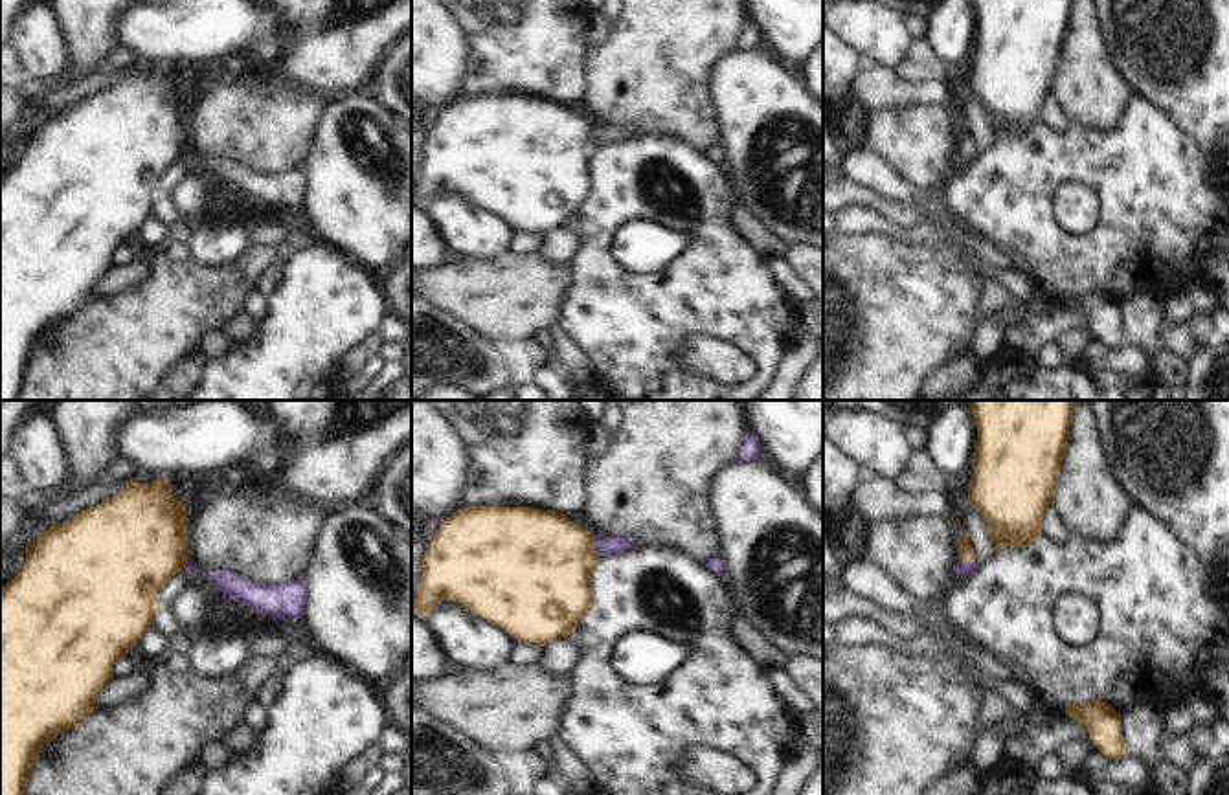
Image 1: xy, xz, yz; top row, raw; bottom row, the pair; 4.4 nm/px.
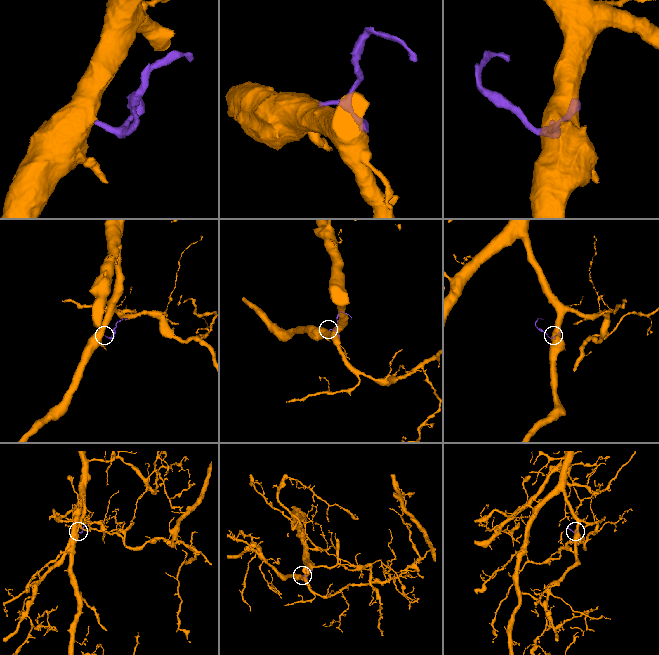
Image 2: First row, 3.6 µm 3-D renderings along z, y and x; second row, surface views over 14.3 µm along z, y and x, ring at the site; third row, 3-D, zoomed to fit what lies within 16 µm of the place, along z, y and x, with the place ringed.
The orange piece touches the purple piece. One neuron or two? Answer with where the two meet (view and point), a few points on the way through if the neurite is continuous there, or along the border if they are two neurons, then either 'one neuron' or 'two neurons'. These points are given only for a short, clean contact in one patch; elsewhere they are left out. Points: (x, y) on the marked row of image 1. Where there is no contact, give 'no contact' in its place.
meets orange in xz at (594, 546); runs through xz (541, 562), (594, 546), (605, 544); one neuron

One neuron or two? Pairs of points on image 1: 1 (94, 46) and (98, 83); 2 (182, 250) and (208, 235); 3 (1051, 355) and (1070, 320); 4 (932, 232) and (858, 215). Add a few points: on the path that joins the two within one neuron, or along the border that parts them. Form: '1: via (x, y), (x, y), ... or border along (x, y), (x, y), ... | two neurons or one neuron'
1: border along (96, 70), (57, 90) | two neurons
2: border along (188, 243), (191, 256) | two neurons
3: border along (1055, 340), (1048, 342), (1033, 357) | two neurons
4: via (913, 234), (899, 234), (877, 223) | one neuron

